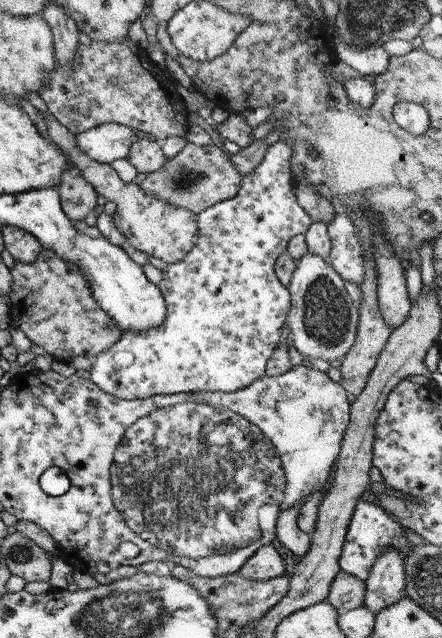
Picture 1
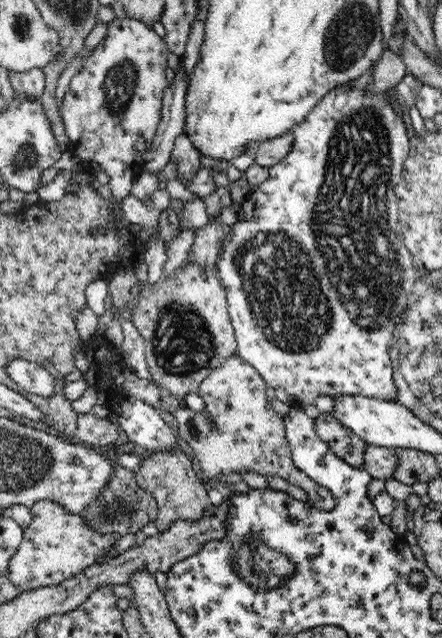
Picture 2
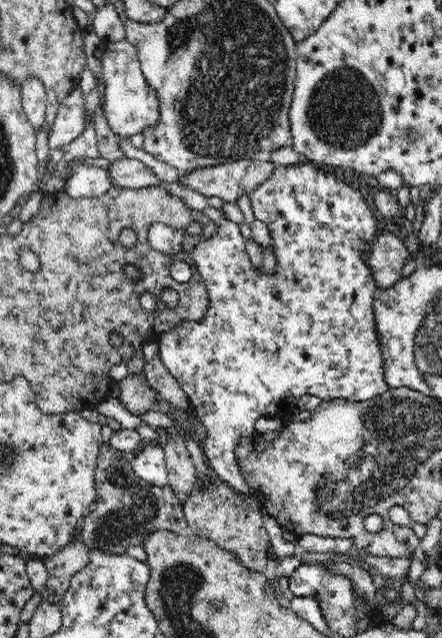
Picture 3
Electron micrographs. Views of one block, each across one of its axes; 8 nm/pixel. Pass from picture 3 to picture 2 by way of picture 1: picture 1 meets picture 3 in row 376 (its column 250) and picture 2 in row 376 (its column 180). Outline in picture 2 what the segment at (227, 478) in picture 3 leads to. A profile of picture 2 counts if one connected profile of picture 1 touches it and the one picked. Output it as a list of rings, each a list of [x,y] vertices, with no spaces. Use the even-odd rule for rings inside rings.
[[[346,83],[334,87],[325,94],[316,107],[309,112],[306,119],[292,131],[292,151],[275,166],[268,169],[268,179],[250,193],[254,200],[254,214],[250,220],[237,221],[226,236],[216,266],[216,277],[222,281],[226,293],[230,320],[236,339],[236,352],[240,359],[252,365],[258,375],[265,380],[268,388],[280,388],[302,406],[314,403],[316,396],[341,397],[344,395],[362,395],[383,401],[396,401],[397,389],[393,382],[393,365],[391,358],[392,344],[396,328],[402,321],[408,295],[418,281],[417,267],[412,254],[405,246],[401,236],[399,209],[397,208],[396,186],[401,182],[403,164],[408,159],[410,142],[402,120],[394,108],[388,104],[382,93],[364,95],[364,91],[350,89]]]

